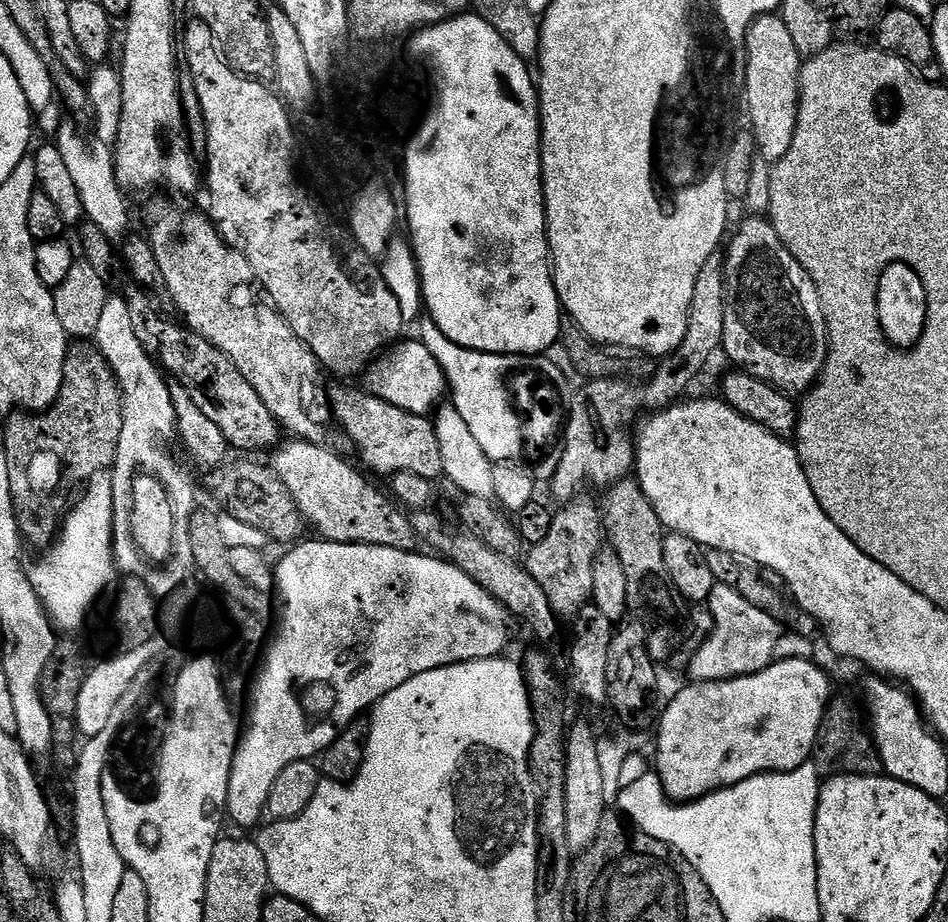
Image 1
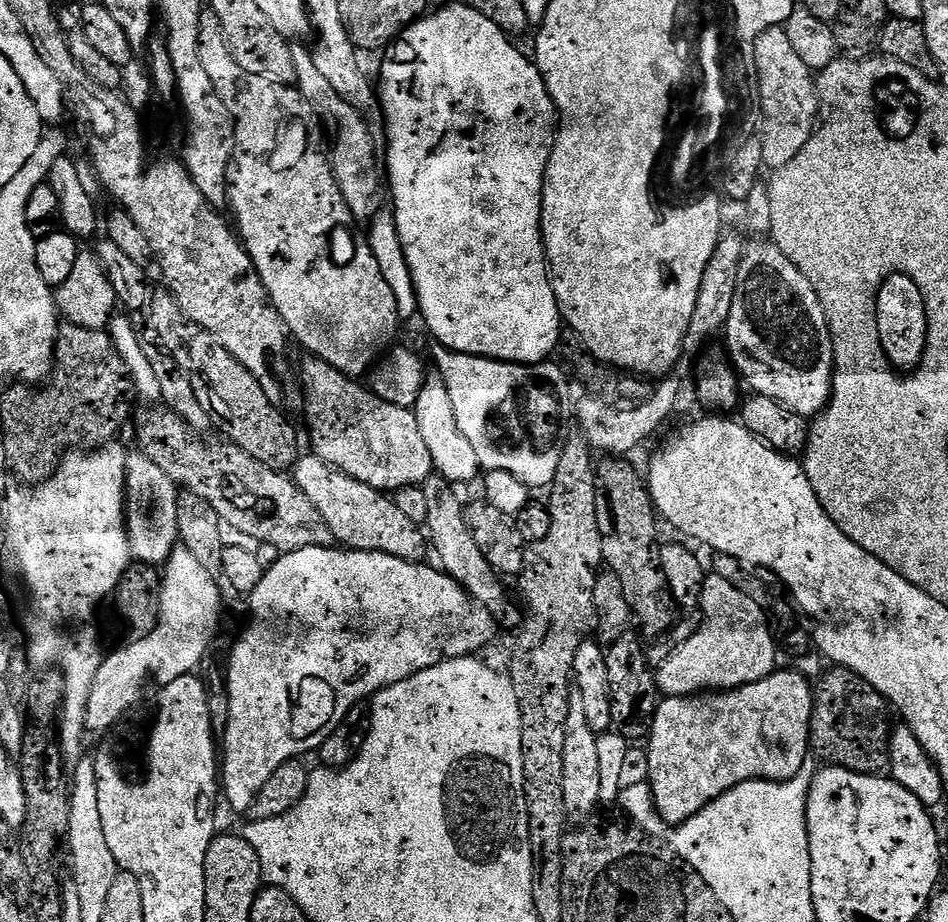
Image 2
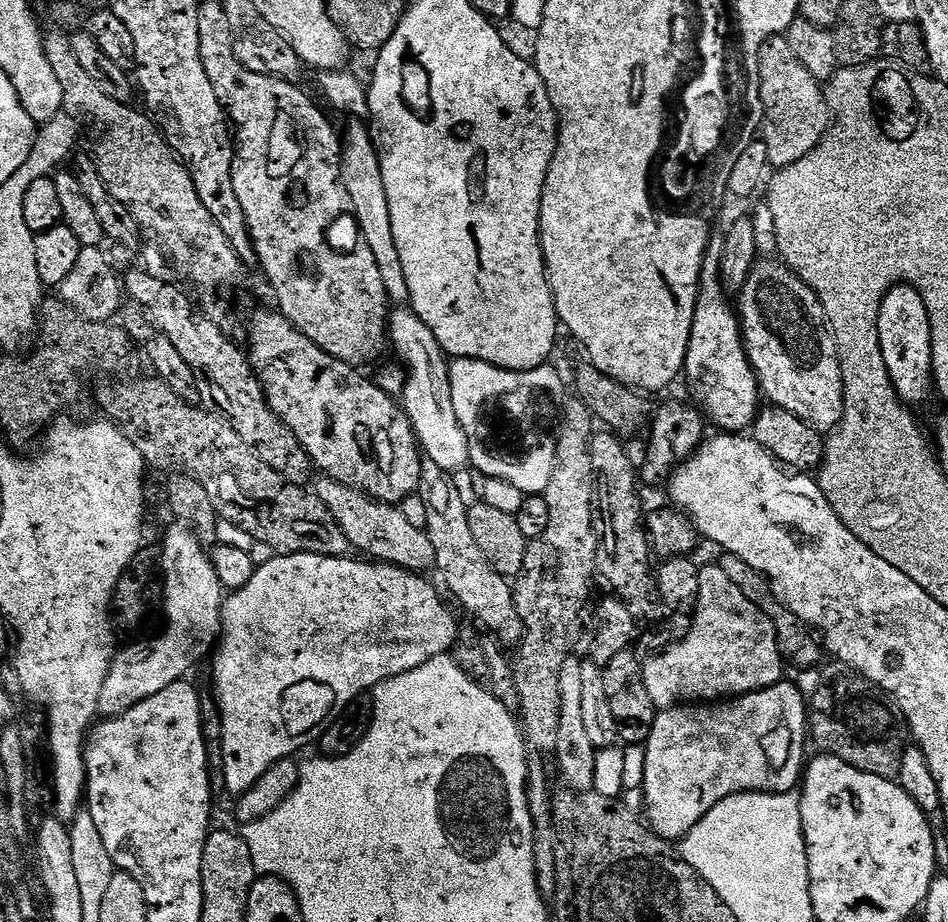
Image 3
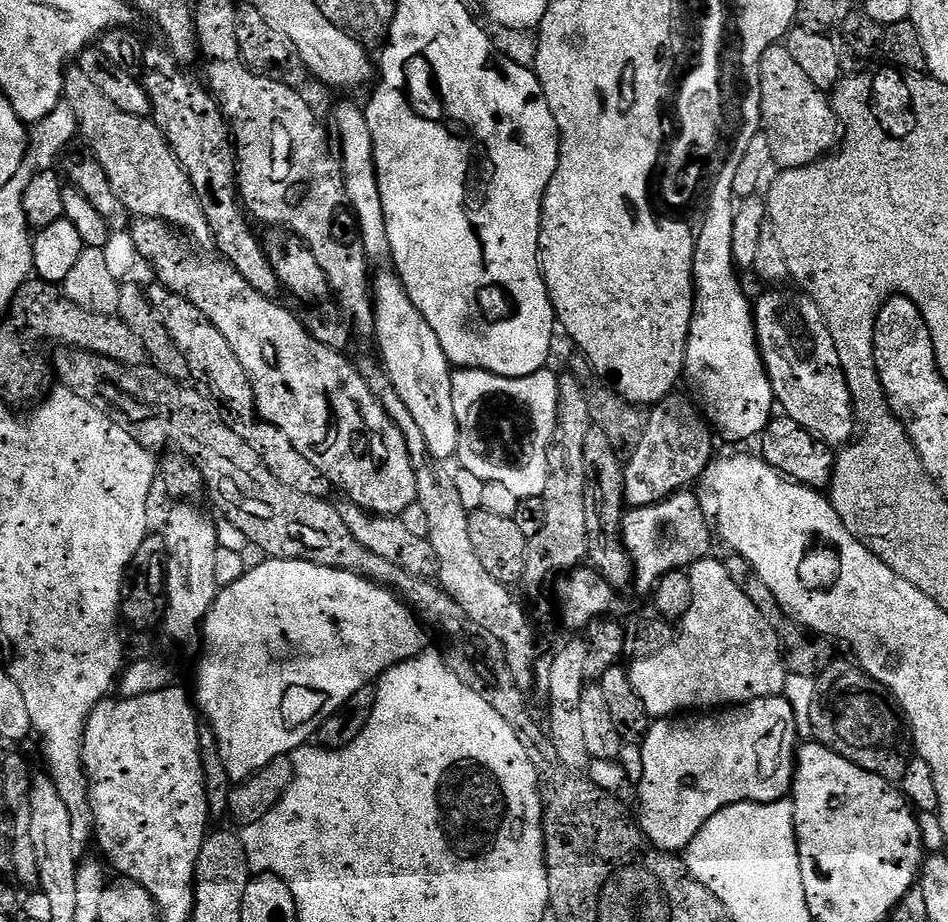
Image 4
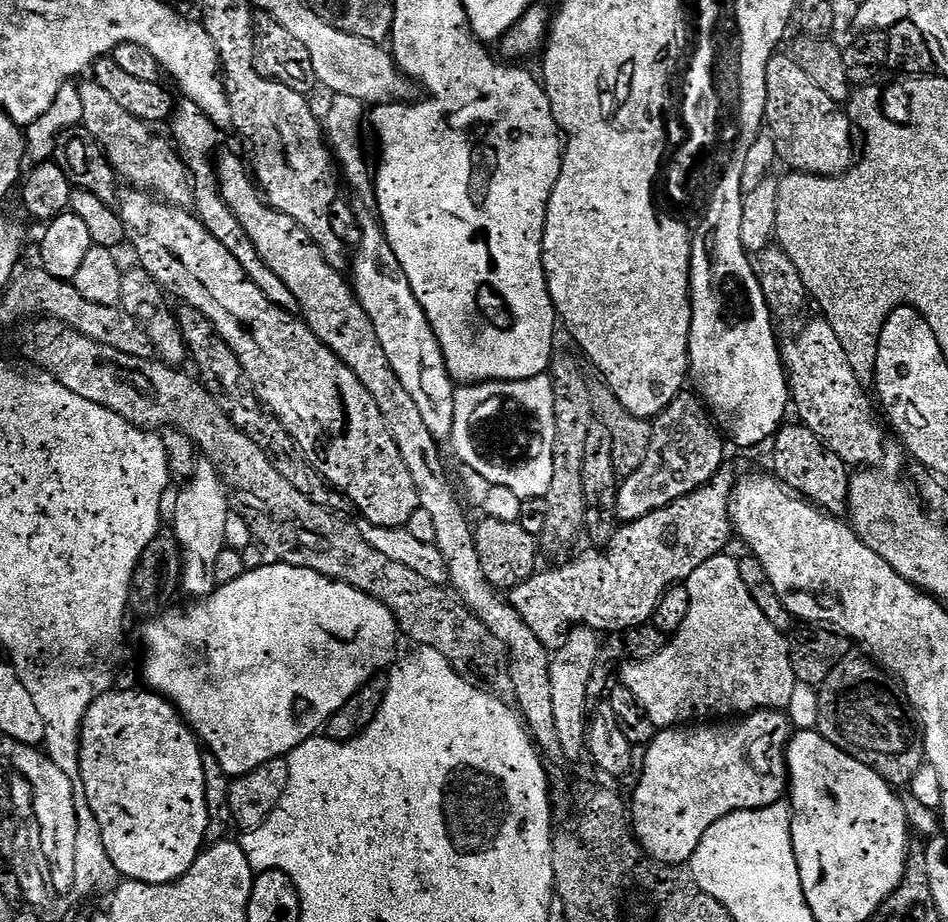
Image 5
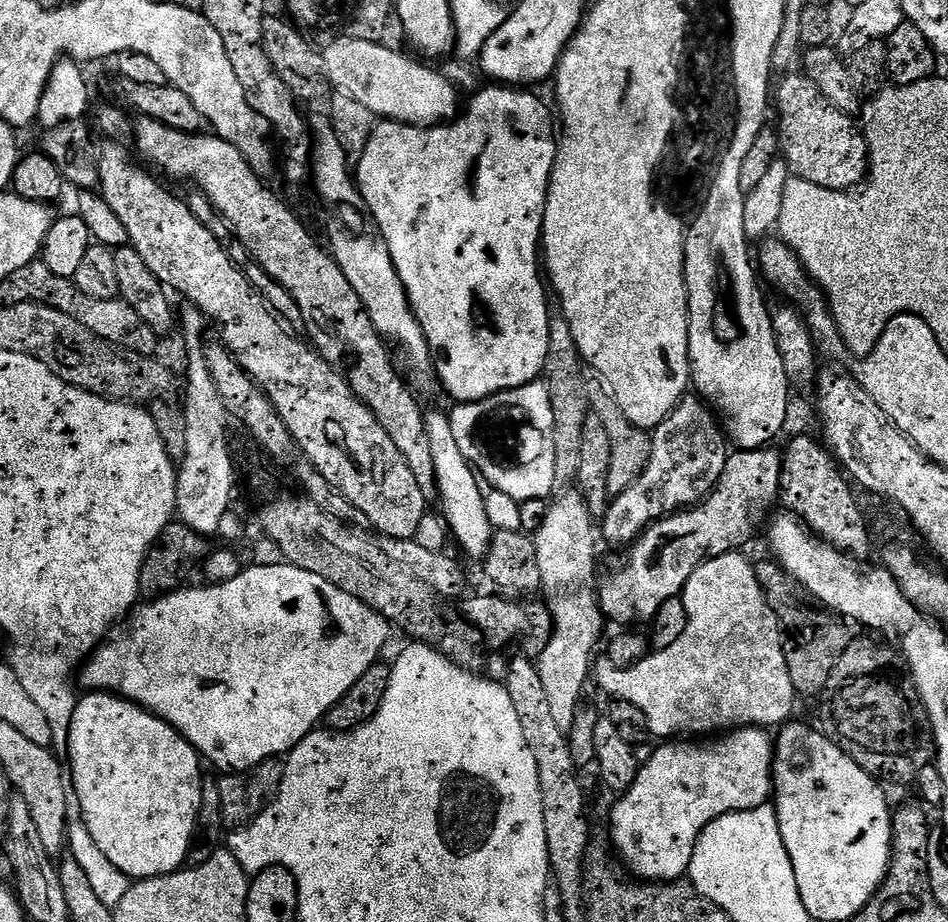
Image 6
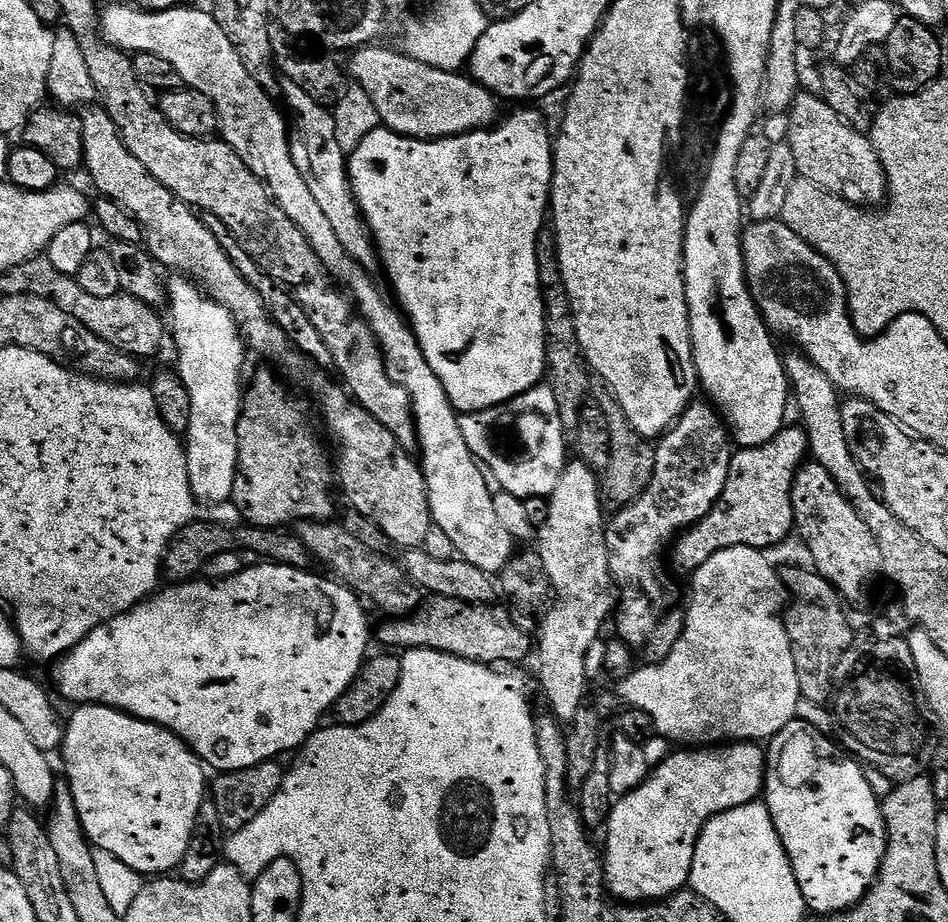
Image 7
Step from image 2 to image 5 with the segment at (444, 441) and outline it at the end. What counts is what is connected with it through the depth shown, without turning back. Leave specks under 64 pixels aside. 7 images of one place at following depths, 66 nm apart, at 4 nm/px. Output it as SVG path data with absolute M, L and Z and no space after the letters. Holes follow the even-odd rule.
M360 212L356 216L356 224L360 227L360 245L350 256L352 291L356 293L356 301L362 310L366 310L374 326L374 334L378 334L378 342L382 342L382 350L386 350L386 358L390 358L394 374L398 374L398 382L402 382L402 386L406 386L406 394L414 398L430 434L444 442L451 437L454 426L454 381L448 372L438 338L418 298L414 298L414 290L410 290L410 282L384 237L379 219L369 212Z

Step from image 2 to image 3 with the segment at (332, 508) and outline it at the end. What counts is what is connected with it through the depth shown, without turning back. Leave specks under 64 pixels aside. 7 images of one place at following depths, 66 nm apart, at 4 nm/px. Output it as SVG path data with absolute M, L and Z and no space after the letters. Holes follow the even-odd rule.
M327 478L315 481L314 492L324 503L326 510L334 514L334 518L342 526L342 534L346 534L349 545L355 551L356 548L360 551L357 553L382 564L405 568L407 572L428 574L428 571L431 573L435 569L434 542L430 542L425 529L416 528L404 517L399 506L383 504L380 500L373 500L367 492L359 492Z

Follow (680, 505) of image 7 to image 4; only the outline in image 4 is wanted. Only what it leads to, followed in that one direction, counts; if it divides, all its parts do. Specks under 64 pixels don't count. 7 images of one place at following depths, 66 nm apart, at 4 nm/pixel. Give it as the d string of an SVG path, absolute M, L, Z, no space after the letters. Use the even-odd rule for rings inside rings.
M680 395L667 396L665 400L661 400L648 412L646 434L642 436L642 442L638 444L636 449L631 451L632 461L629 459L624 469L624 503L629 509L661 504L668 496L672 496L681 490L691 489L693 487L691 484L696 479L697 483L707 473L709 464L713 463L713 429L703 411L687 395L685 395L686 397Z

